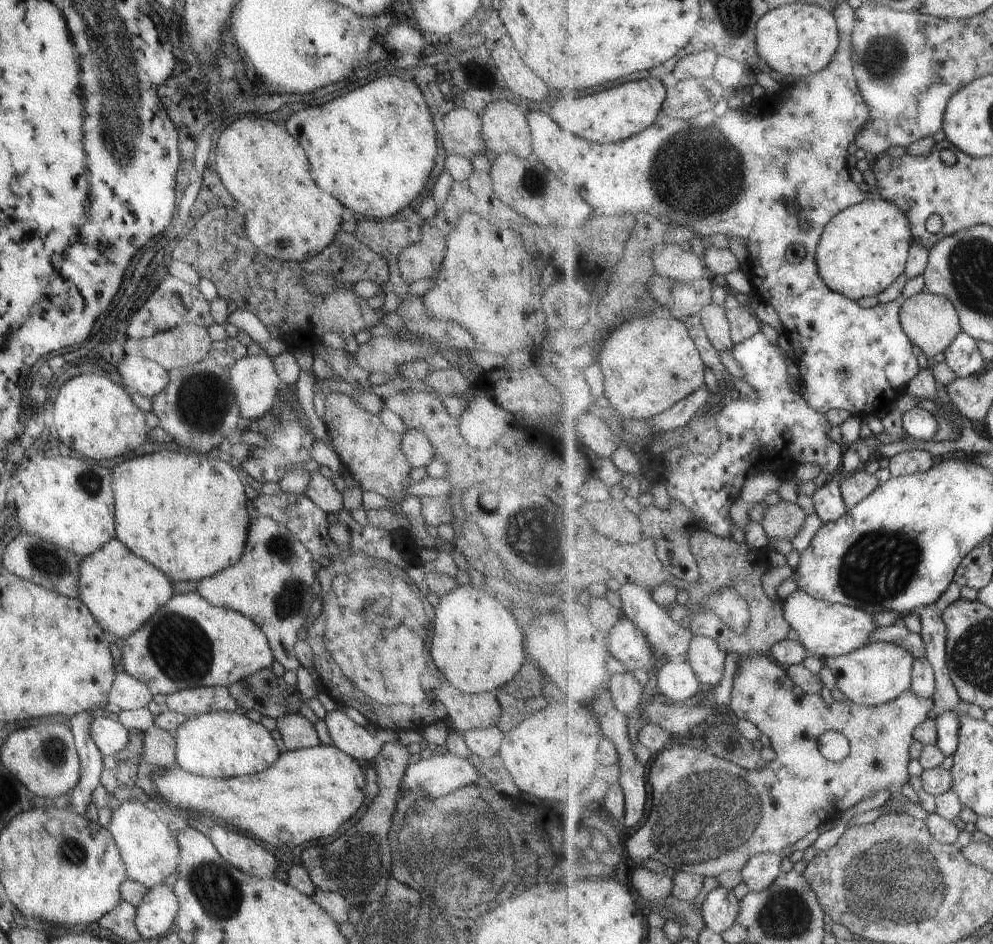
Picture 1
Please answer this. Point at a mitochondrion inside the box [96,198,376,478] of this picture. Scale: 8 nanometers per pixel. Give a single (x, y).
(200, 402)

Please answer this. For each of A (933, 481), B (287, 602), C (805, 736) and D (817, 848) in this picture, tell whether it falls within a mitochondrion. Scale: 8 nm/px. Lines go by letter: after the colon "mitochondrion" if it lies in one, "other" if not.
A: other
B: mitochondrion
C: other
D: other

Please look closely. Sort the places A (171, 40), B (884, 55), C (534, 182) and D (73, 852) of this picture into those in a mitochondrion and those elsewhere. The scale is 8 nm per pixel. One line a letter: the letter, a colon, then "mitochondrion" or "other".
A: other
B: mitochondrion
C: mitochondrion
D: mitochondrion

